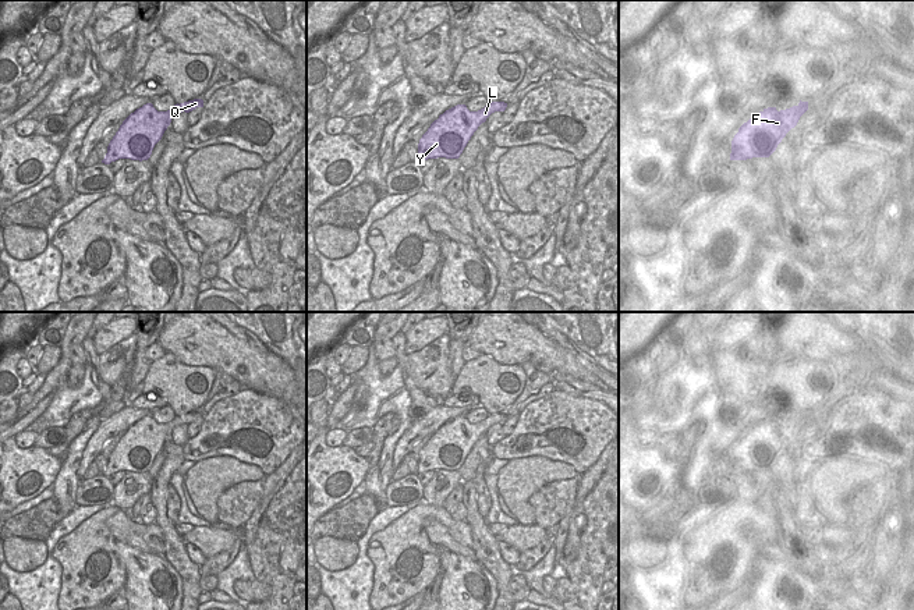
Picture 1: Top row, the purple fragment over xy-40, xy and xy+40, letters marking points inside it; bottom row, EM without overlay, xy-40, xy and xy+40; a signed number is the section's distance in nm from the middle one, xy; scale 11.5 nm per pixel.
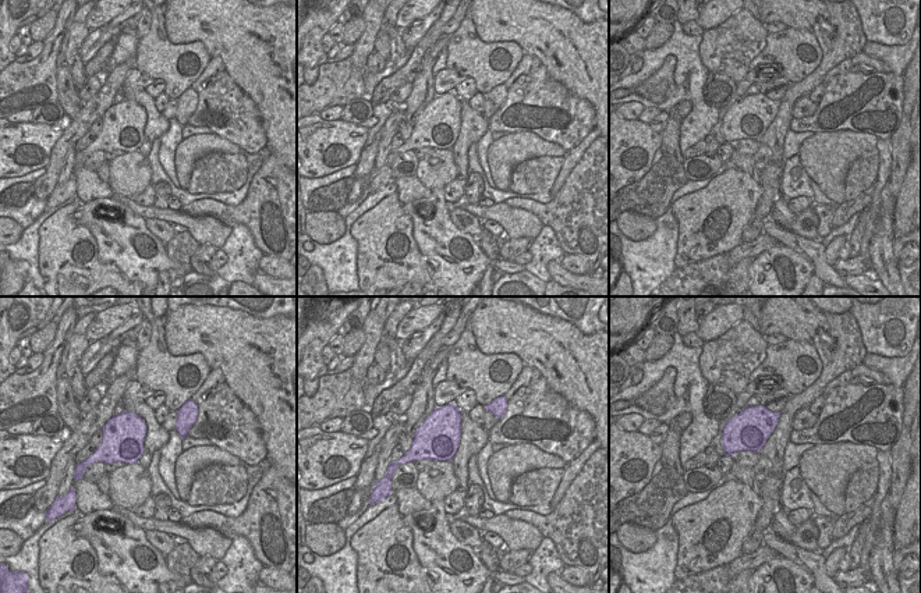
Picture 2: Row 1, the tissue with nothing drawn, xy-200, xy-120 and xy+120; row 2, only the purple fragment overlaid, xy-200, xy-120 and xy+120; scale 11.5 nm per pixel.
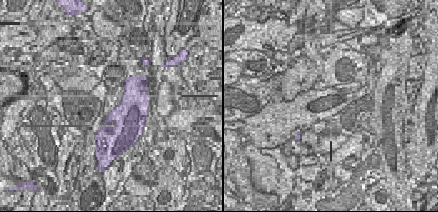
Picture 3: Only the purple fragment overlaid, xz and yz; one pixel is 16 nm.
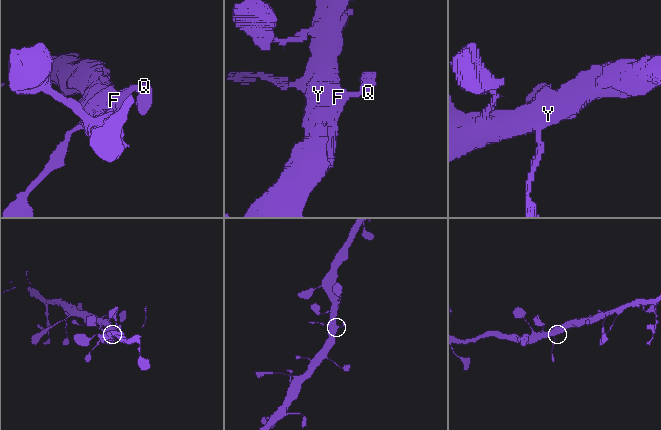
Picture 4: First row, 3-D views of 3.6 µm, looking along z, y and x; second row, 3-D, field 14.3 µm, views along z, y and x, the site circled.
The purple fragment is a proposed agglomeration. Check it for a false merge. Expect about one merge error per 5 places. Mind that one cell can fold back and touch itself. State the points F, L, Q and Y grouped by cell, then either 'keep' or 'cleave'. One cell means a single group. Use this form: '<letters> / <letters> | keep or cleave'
F L Q Y | keep

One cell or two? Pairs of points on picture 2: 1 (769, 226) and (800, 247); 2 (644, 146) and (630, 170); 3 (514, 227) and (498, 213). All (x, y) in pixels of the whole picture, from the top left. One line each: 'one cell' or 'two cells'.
1: one cell
2: one cell
3: one cell

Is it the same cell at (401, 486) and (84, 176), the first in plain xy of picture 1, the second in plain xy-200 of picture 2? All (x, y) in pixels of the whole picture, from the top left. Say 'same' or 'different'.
different

